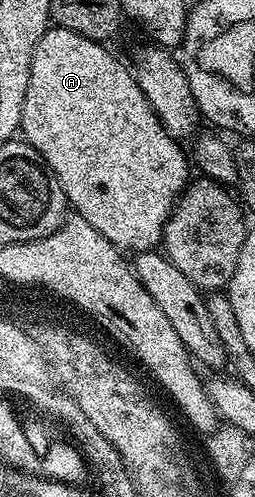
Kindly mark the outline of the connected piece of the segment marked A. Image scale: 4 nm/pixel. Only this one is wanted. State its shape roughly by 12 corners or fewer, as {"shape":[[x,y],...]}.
{"shape":[[52,26],[22,138],[74,214],[160,246],[189,155],[132,68]]}

